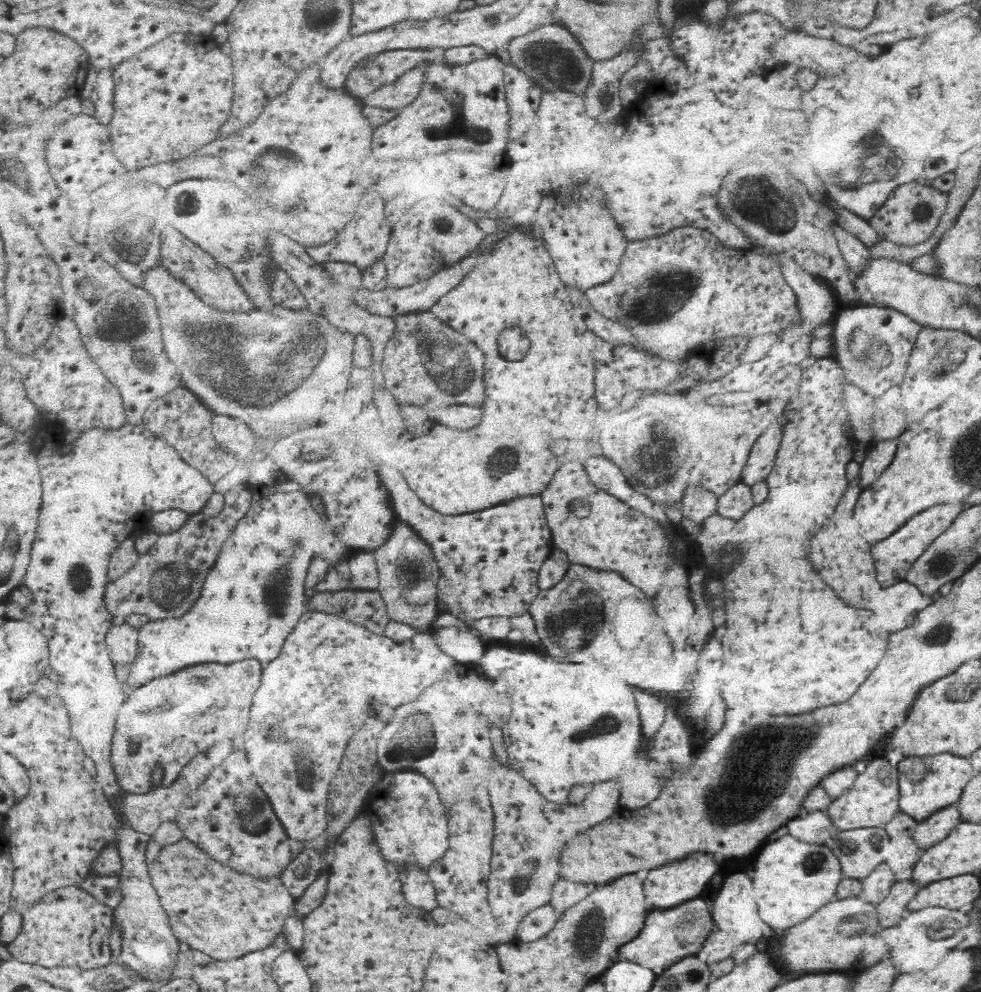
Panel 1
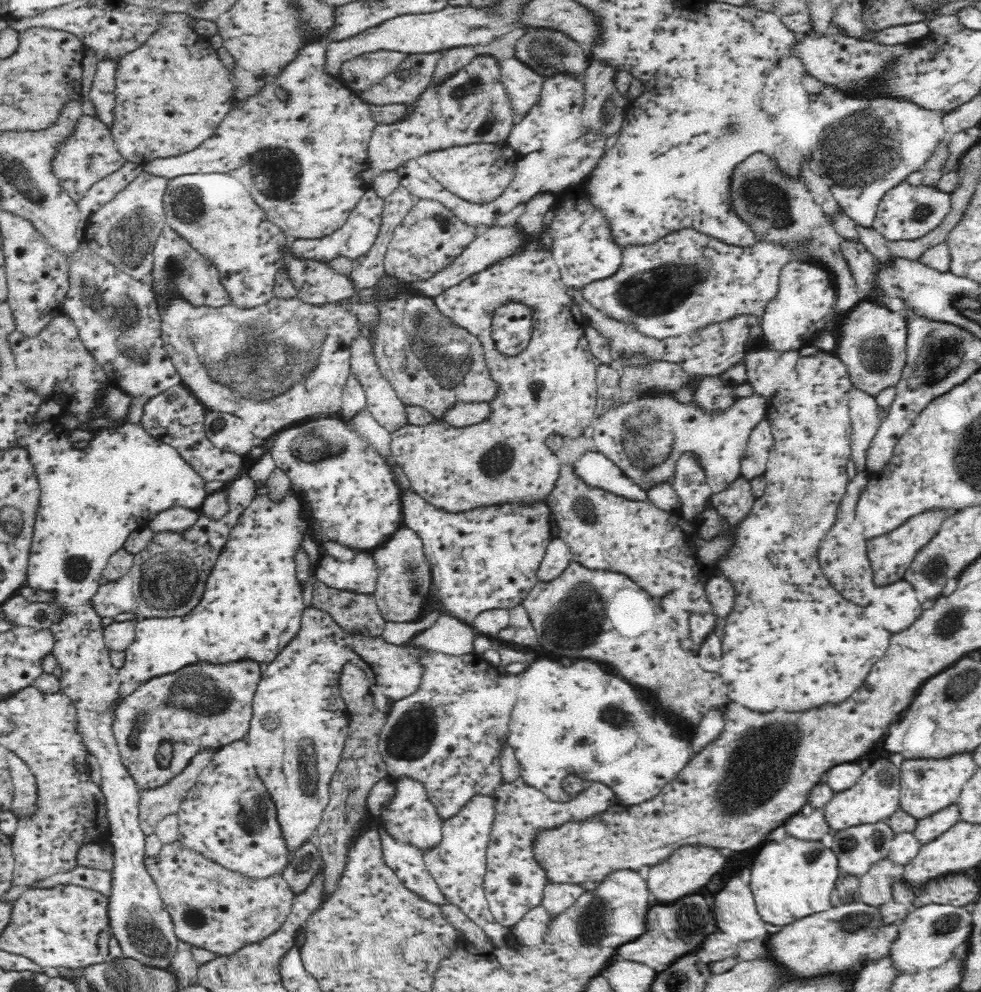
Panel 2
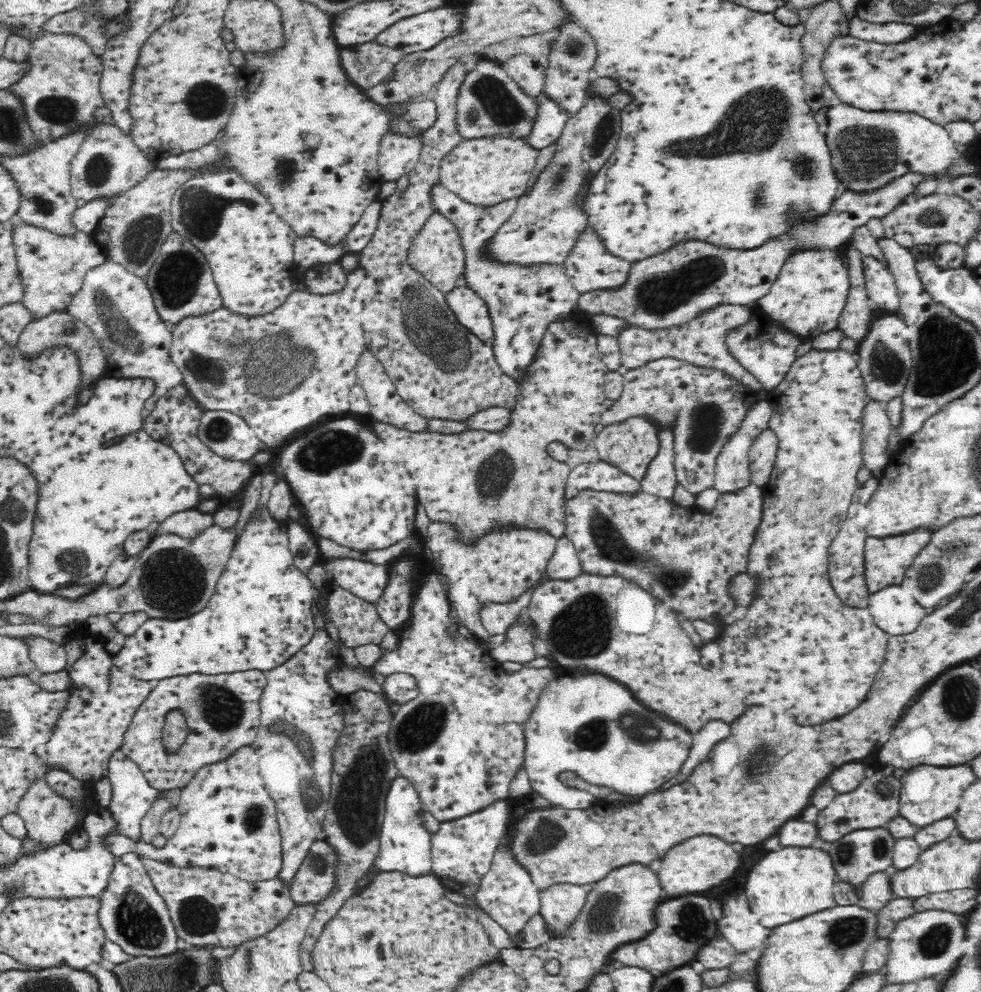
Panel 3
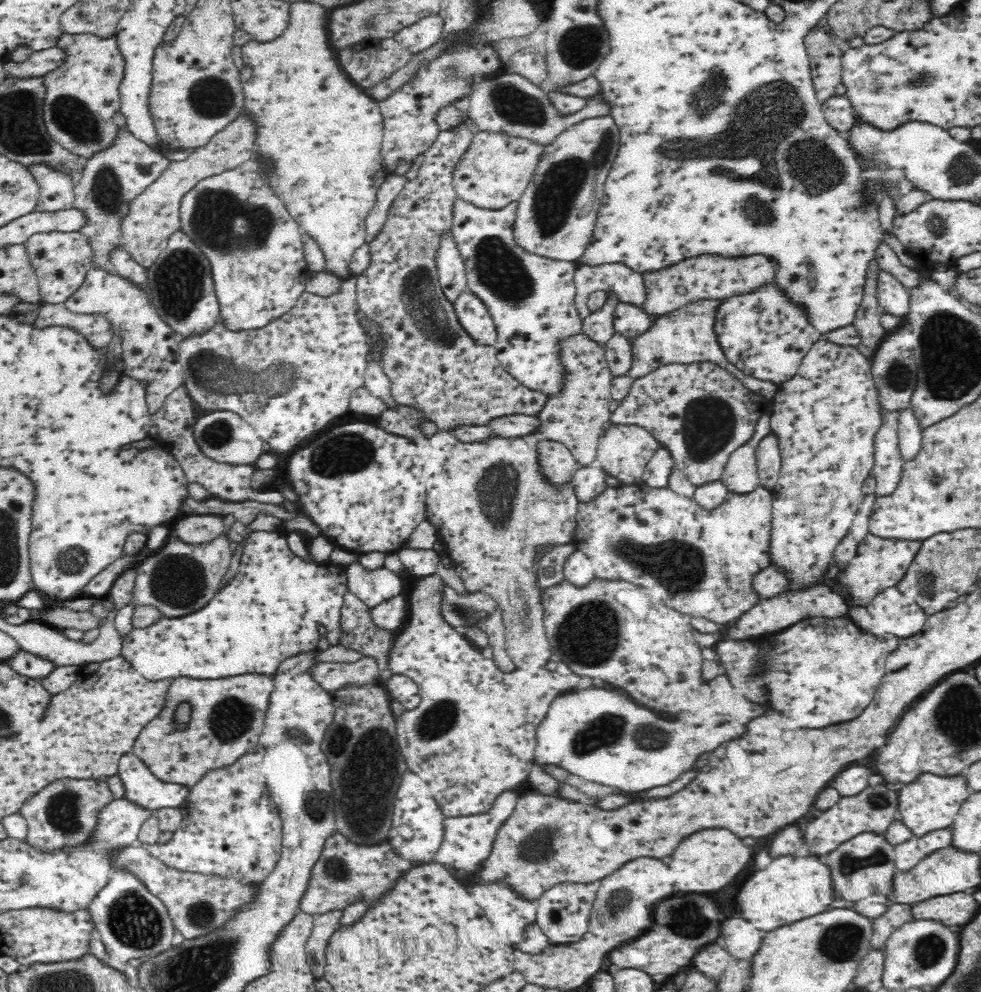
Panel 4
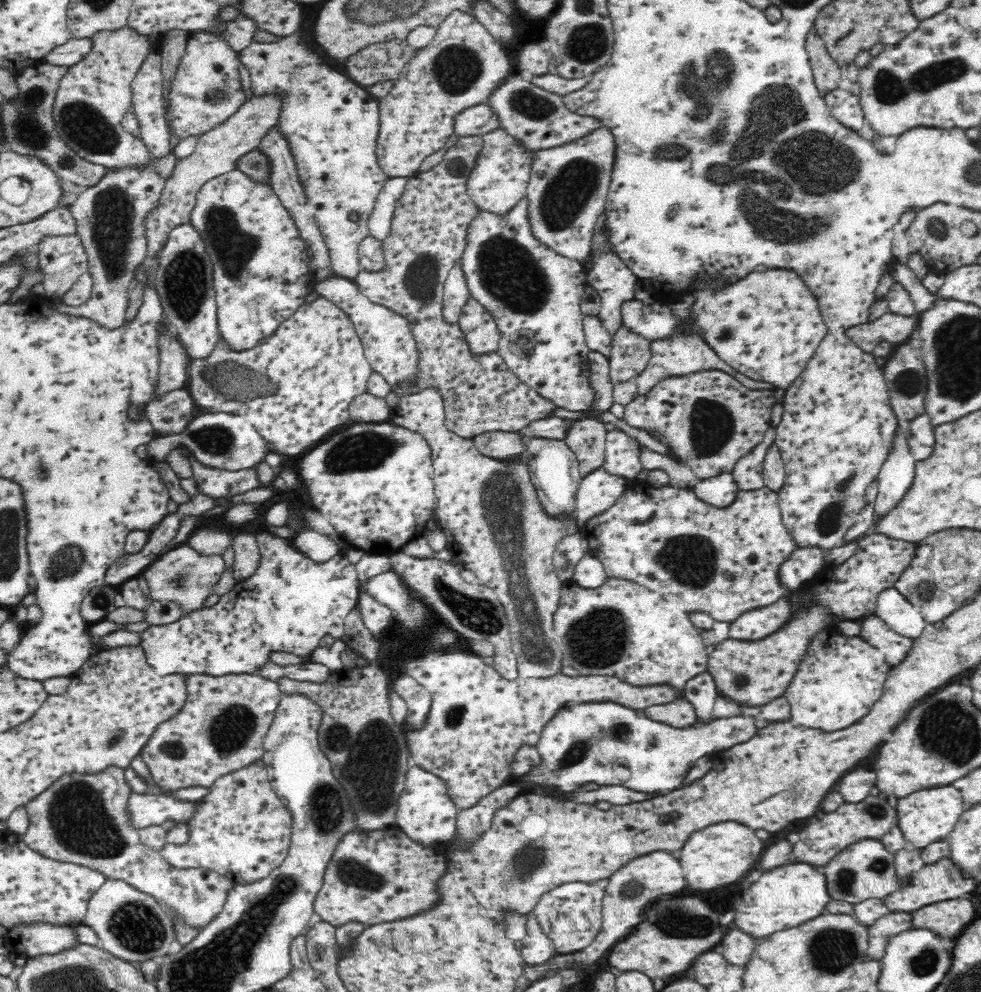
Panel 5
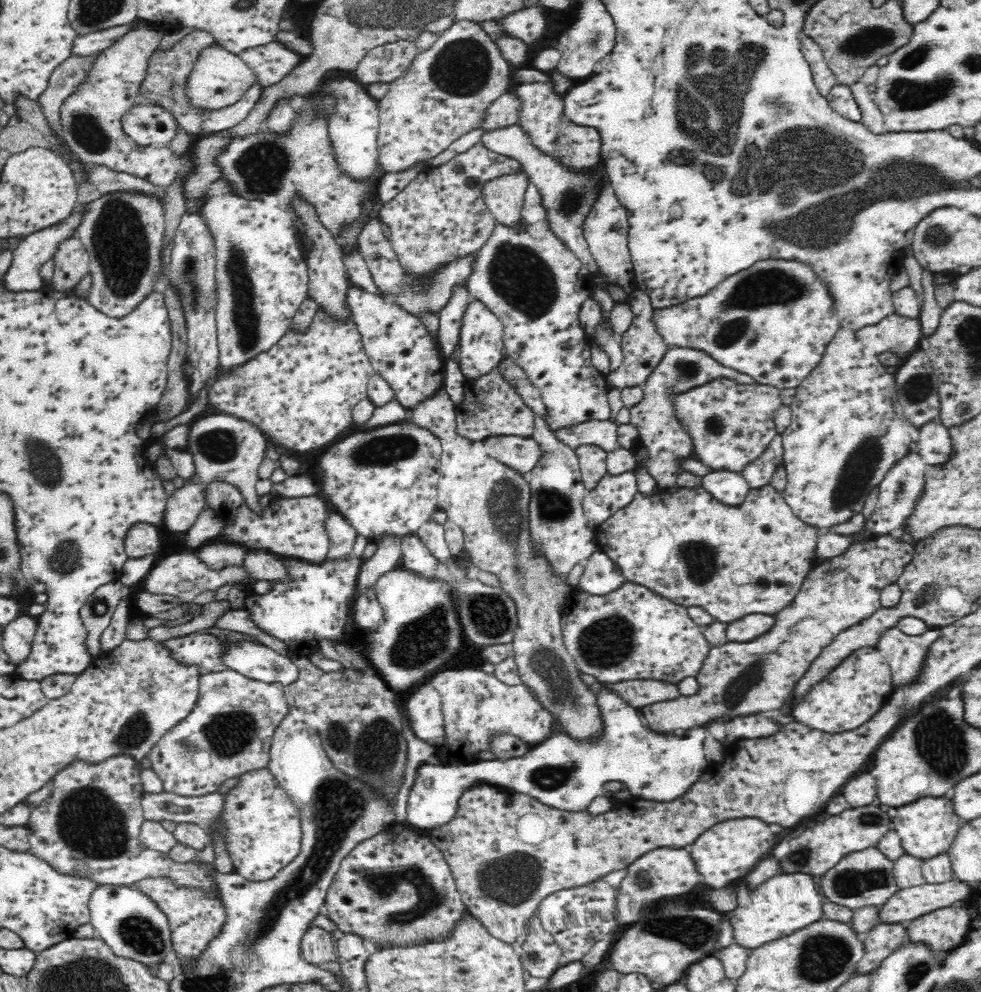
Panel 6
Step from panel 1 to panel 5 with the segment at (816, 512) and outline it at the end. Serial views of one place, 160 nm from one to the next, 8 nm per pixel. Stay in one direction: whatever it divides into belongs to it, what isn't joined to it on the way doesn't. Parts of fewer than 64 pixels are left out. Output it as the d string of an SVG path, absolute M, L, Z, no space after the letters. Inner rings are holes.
M828 331L820 344L816 347L804 371L798 375L798 378L785 389L781 402L783 413L780 422L775 426L775 443L781 452L781 457L785 468L784 484L777 490L777 499L779 500L779 509L781 522L784 525L787 535L795 544L796 549L800 548L819 548L823 552L831 551L832 548L843 544L843 538L846 531L852 526L854 516L856 516L867 503L865 492L867 486L877 478L880 467L891 447L893 432L897 427L897 416L893 414L890 406L889 394L884 382L883 371L876 364L872 353L864 352L859 346L856 346L845 333ZM830 624L829 629L820 630L810 638L794 678L784 690L784 698L790 705L789 719L796 726L826 732L858 722L879 700L891 667L880 649L860 636L845 636L836 625Z

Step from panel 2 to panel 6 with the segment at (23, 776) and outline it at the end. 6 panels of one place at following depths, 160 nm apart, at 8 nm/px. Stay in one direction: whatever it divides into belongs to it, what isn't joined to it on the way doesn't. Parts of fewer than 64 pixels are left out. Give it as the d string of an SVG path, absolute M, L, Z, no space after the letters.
M118 755L106 759L102 764L86 764L76 760L51 780L51 791L47 799L29 812L29 852L48 861L61 873L74 873L94 879L99 885L133 886L152 878L166 879L173 887L189 888L200 892L205 898L219 900L216 871L194 863L178 864L166 853L160 853L142 845L140 831L145 821L140 804L143 792L138 773L141 765L130 756Z

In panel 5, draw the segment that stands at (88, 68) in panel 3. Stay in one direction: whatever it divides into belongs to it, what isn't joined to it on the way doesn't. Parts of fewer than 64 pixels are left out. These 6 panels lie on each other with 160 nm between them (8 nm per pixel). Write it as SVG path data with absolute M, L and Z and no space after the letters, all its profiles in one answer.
M127 26L94 33L89 39L91 47L84 58L69 66L58 81L52 110L56 133L78 156L106 169L148 165L153 160L148 148L122 127L120 118L131 110L130 81L148 56L152 42Z

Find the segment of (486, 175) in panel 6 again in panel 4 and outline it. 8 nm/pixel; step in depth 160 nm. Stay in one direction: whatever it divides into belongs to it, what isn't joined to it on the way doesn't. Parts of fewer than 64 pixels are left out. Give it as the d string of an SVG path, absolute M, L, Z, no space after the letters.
M460 122L450 130L440 131L435 141L418 160L418 176L407 182L391 202L384 228L368 242L369 263L356 275L359 310L368 323L375 324L380 336L376 352L383 373L390 379L394 399L426 415L439 430L460 425L485 425L491 418L505 414L535 414L543 407L547 394L532 390L502 369L493 345L476 343L459 323L453 303L441 289L435 265L435 250L440 237L452 230L452 201L457 197L451 185L452 169L468 150L474 130Z

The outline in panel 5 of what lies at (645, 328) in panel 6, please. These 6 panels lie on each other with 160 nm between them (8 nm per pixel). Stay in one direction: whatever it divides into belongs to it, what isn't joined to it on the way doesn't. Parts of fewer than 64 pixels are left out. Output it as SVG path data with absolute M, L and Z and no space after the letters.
M621 326L611 336L609 370L612 383L634 379L649 364L649 340Z

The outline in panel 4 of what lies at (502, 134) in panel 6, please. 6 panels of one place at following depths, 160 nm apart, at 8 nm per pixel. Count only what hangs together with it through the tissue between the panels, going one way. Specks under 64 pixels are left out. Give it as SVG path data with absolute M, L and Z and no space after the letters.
M611 114L588 117L569 125L545 146L537 169L517 200L513 241L528 254L576 262L593 236L603 184L619 150L620 130Z

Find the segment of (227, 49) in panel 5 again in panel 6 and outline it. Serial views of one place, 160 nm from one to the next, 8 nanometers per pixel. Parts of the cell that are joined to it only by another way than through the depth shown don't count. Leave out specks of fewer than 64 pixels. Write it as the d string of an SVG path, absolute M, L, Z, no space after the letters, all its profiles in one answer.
M218 44L208 45L200 49L185 80L185 99L189 100L190 110L203 111L206 114L236 104L254 83L253 72L239 55Z

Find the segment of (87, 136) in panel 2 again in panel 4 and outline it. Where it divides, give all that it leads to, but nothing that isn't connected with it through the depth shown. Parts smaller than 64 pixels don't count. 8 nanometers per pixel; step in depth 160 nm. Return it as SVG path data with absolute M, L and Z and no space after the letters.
M118 128L106 148L83 160L83 167L76 177L74 207L86 213L89 220L79 232L88 237L88 243L95 252L94 268L107 268L109 250L114 245L121 246L120 219L128 210L129 200L154 182L166 170L169 162L163 154L125 128Z

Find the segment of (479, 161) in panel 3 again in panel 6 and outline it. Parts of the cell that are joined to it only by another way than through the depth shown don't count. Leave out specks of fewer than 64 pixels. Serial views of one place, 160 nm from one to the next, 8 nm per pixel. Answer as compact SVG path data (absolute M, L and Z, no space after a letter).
M520 169L486 179L481 188L485 207L505 226L516 226L520 222L521 208L529 184L526 171Z

